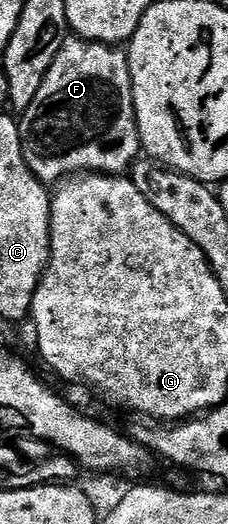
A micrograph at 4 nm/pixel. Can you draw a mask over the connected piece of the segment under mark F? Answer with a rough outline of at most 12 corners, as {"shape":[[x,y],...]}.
{"shape":[[68,36],[21,111],[41,182],[143,153],[129,53]]}

